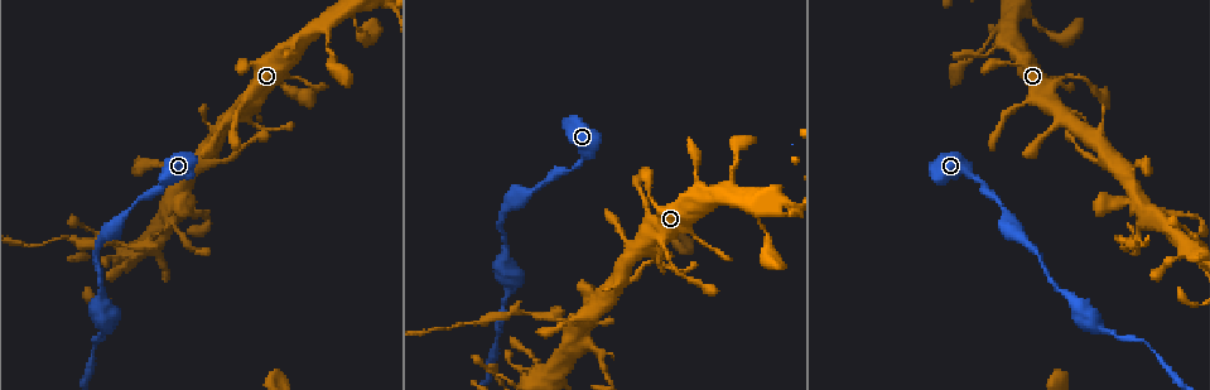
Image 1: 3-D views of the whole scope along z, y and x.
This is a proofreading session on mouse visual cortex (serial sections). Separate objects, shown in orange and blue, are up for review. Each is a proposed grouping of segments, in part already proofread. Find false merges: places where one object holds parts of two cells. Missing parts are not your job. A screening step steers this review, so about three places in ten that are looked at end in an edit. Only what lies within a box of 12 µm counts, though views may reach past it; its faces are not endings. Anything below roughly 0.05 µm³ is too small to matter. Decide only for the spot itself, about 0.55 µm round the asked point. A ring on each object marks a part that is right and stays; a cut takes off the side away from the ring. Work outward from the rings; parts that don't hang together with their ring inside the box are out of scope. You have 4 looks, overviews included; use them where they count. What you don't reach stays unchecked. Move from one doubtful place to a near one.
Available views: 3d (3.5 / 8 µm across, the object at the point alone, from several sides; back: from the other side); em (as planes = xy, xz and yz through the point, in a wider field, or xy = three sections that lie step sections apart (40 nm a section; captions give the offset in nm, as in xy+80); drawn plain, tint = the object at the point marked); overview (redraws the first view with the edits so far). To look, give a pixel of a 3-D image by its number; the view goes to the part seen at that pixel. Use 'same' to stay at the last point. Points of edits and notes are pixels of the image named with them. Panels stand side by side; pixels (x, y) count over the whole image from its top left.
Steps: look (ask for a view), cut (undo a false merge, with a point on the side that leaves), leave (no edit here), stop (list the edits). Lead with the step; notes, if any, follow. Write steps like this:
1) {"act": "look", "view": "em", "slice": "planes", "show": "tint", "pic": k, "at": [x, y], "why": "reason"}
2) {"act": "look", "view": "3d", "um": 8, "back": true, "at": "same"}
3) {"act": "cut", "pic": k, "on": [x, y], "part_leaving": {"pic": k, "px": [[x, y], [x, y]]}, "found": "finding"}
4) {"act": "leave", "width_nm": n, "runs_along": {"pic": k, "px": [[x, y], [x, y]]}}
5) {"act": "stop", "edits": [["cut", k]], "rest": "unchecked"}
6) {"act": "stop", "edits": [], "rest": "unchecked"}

{"act": "look", "view": "em", "slice": "xy", "step": 5, "show": "tint", "pic": 1, "at": [1105, 163], "why": "three arms meet"}

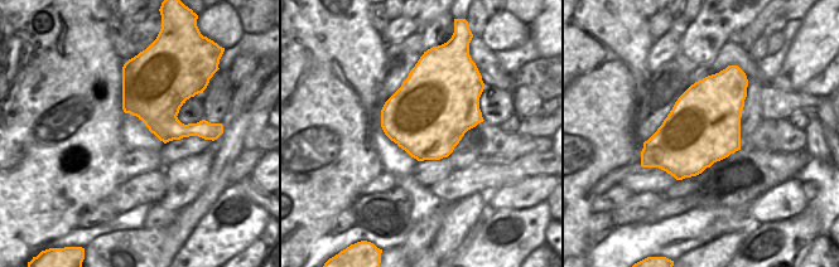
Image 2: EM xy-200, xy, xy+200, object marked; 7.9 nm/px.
{"act": "look", "view": "3d", "um": 3.5, "at": "same"}

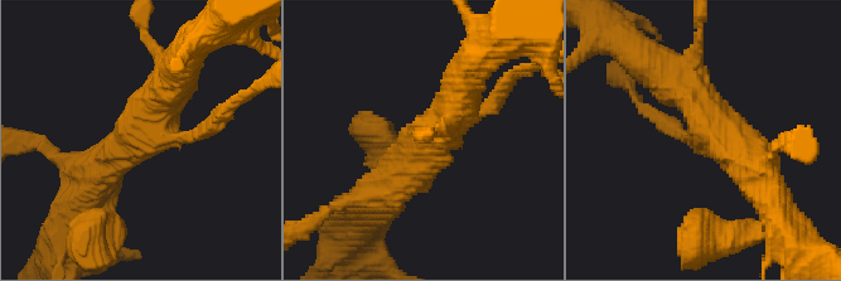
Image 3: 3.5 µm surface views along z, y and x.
{"act": "leave", "arms": 3, "arm_widths_nm": [200, 500, 500], "runs_along": {"pic": 3, "px": [[649, 63], [682, 87], [757, 168]]}, "found": "all the same cell"}

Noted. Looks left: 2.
{"act": "look", "view": "3d", "um": 3.5, "pic": 1, "at": [1132, 233]}

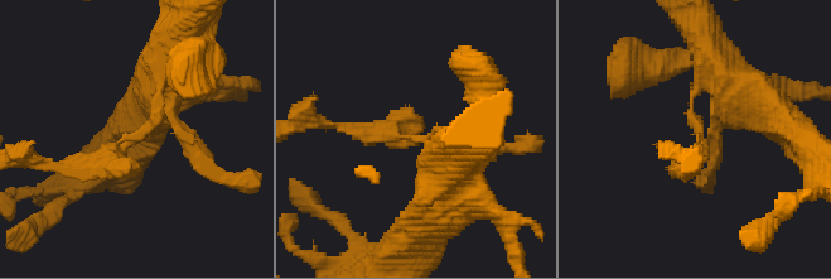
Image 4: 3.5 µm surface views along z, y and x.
{"act": "look", "view": "em", "slice": "xy", "step": 1, "show": "tint", "pic": 4, "at": [417, 140], "arm_widths_nm": [150, 200], "why": "need the tissue"}

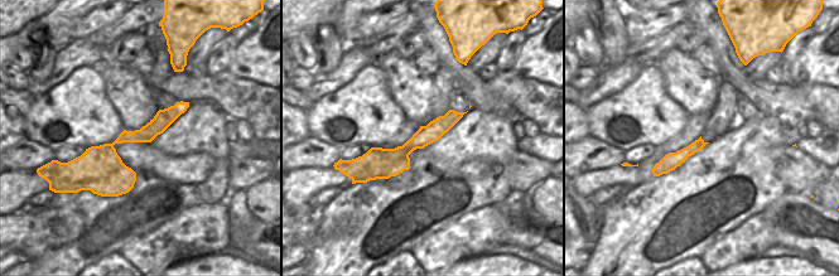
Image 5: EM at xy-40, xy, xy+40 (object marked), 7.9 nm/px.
{"act": "cut", "pic": 4, "on": [358, 134], "border": {"pic": 5, "px": [[399, 146], [399, 150], [408, 155]]}, "found": "two cells meet here"}

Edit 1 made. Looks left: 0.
{"act": "stop", "edits": [["cut", 4]], "rest": "unchecked"}

